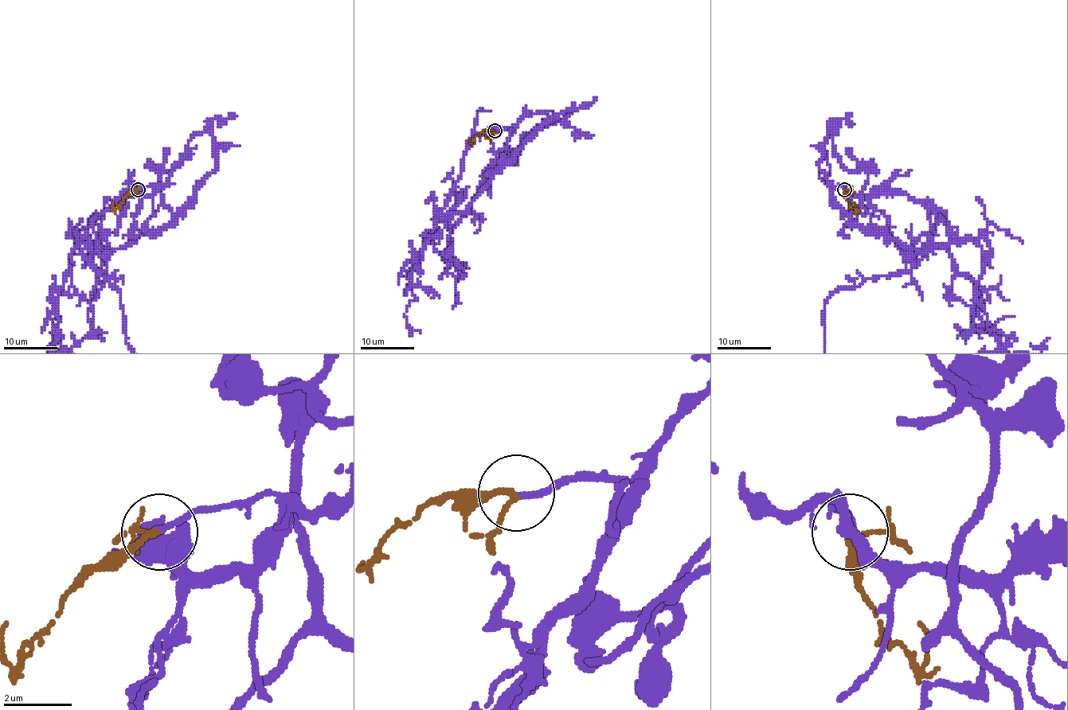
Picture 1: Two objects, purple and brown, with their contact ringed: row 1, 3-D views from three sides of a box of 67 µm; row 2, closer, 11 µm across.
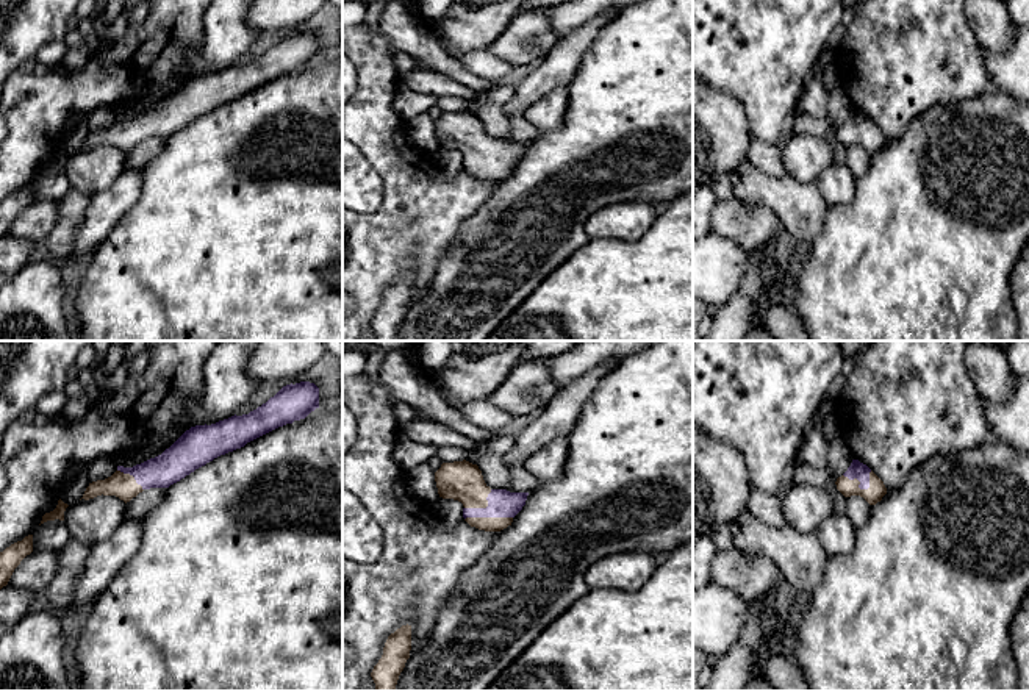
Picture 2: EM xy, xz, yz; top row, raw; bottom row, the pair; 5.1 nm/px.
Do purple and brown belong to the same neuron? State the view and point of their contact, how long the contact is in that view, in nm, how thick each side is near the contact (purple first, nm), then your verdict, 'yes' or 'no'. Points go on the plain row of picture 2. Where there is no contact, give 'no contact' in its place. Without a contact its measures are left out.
contact yz (859, 130); length 160 nm; calibres 90 and 90 nm; yes

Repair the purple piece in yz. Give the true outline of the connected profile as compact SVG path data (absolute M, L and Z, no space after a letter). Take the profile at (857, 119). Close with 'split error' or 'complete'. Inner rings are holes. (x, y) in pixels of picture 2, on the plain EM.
M852 109L848 120L837 128L837 139L844 145L860 145L876 155L887 144L884 131L863 113Z; split error

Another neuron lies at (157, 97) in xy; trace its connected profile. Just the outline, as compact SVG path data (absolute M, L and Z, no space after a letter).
M156 88L150 95L144 95L142 98L136 98L127 103L125 106L119 108L117 114L124 117L133 117L136 114L141 114L150 108L161 105L170 95L172 94L163 92L160 88Z

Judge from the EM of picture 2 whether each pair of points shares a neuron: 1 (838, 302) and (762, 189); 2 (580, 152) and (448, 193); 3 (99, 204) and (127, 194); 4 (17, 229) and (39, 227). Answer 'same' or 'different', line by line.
1: different
2: different
3: same
4: same

